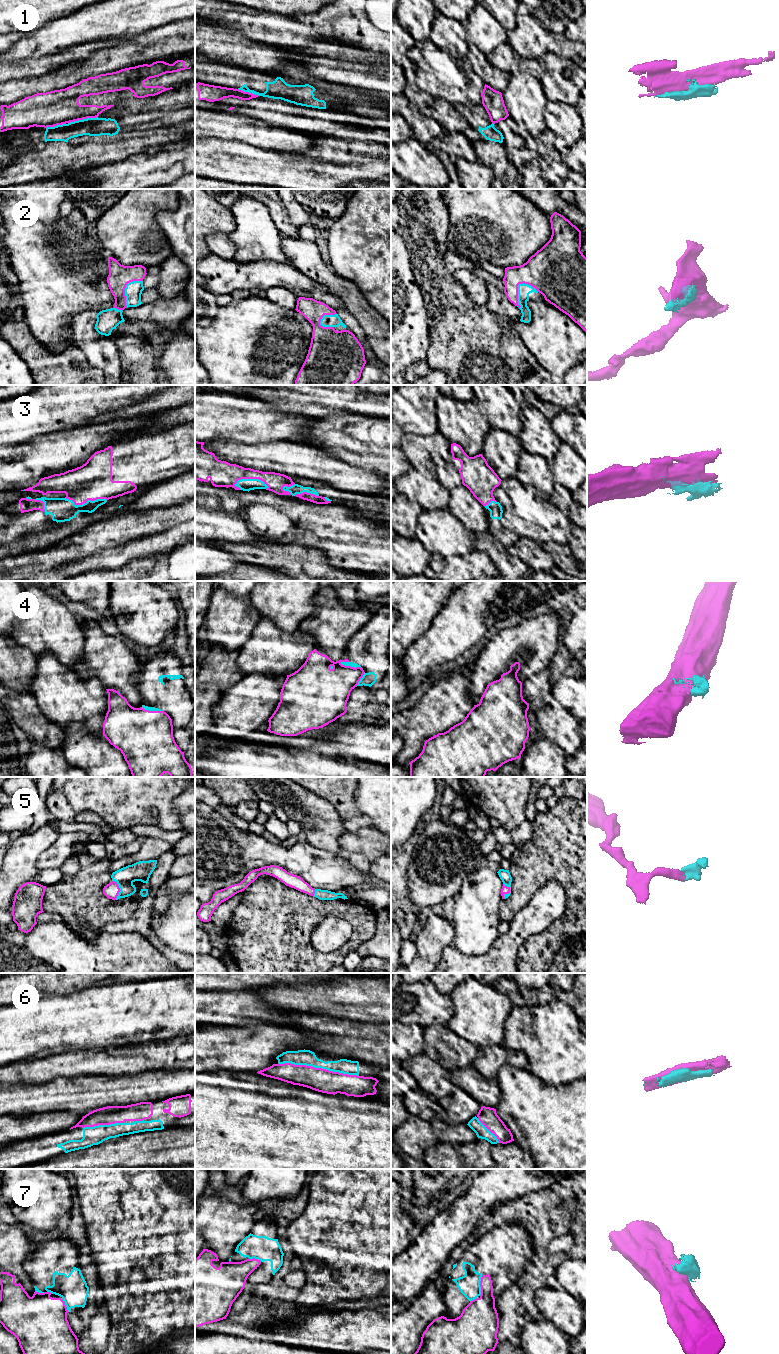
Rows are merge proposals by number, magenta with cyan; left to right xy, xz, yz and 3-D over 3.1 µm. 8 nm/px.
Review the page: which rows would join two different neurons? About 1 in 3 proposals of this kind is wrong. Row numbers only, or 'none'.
1, 3, 4, 5, 7

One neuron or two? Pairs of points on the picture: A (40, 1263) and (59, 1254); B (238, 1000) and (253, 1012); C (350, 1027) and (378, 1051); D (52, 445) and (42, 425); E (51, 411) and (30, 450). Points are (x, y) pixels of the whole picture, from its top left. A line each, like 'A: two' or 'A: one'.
A: one
B: one
C: one
D: two
E: two

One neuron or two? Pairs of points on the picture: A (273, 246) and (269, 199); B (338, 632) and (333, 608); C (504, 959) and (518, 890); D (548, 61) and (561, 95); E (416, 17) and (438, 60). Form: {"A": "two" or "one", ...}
{"A": "two", "B": "one", "C": "two", "D": "one", "E": "two"}

